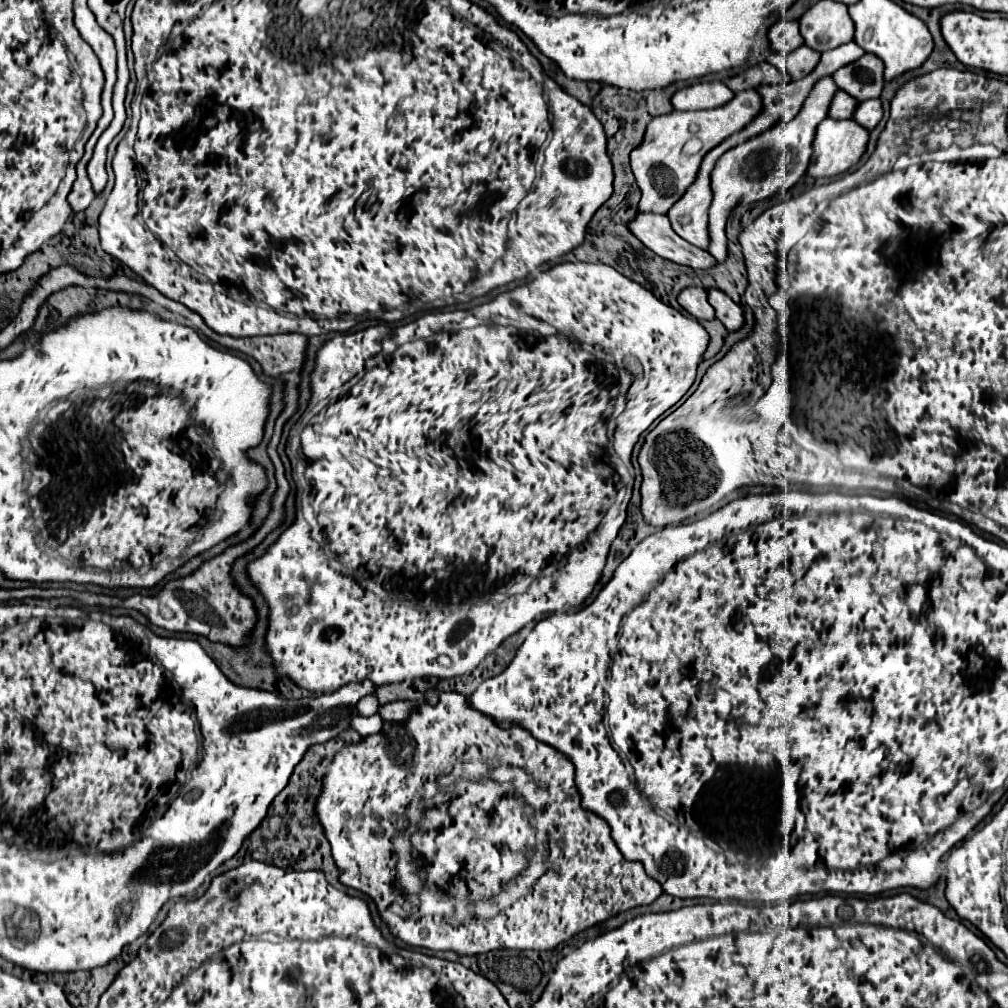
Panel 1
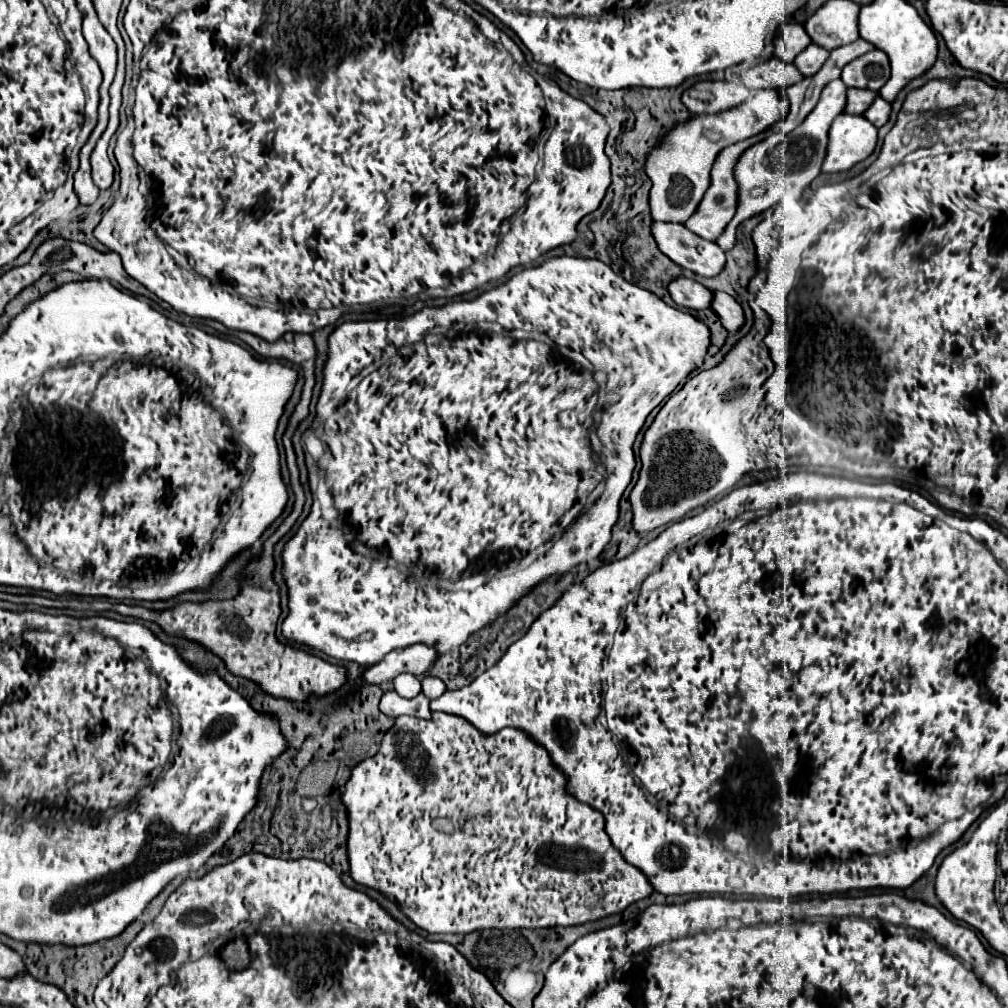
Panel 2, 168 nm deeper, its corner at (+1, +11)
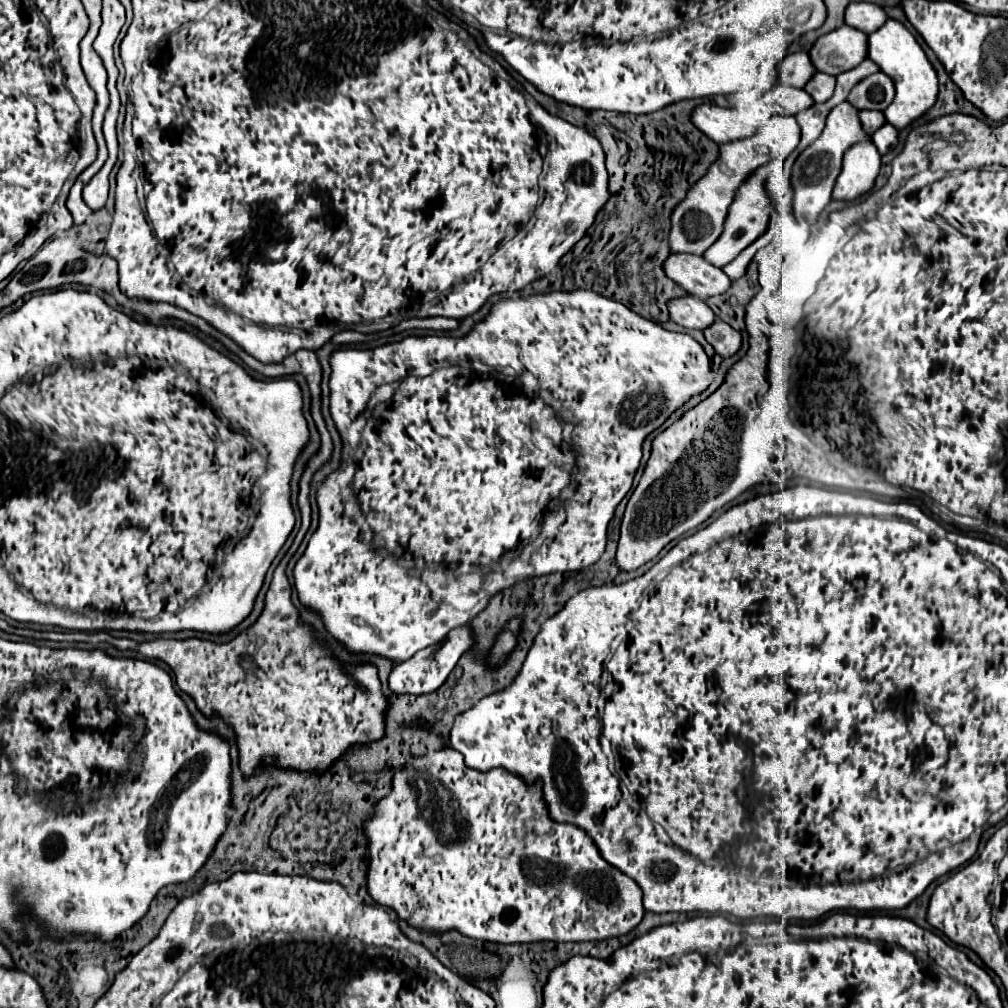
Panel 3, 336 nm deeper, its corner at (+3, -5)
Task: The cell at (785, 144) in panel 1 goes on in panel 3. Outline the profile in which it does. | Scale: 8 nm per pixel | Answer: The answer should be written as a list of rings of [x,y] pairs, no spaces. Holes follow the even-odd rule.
[[[849,102],[839,104],[837,108],[831,110],[829,118],[827,118],[827,126],[825,132],[819,136],[817,144],[809,146],[795,162],[793,166],[793,176],[791,176],[791,184],[795,188],[795,198],[793,198],[793,208],[795,210],[805,210],[805,220],[807,224],[815,224],[819,214],[823,212],[823,208],[829,204],[831,200],[831,190],[835,186],[835,180],[841,172],[841,162],[843,162],[843,154],[853,146],[859,144],[863,140],[871,140],[869,134],[865,134],[861,120],[859,120],[859,110],[853,108]]]

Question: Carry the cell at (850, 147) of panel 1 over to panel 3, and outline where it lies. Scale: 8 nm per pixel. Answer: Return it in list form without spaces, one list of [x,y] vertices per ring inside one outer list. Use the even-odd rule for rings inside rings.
[[[873,142],[855,144],[843,160],[843,170],[833,188],[833,200],[855,200],[867,194],[881,170],[881,154]]]

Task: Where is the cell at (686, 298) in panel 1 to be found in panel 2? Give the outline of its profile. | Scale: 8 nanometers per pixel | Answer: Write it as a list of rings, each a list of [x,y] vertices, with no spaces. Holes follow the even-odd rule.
[[[677,278],[669,284],[669,294],[677,306],[691,310],[705,310],[711,306],[713,292],[691,278]]]

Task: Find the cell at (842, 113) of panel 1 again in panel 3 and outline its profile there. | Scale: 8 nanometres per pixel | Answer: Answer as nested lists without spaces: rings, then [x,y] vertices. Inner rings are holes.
[[[861,110],[859,118],[861,118],[861,124],[867,134],[873,134],[877,128],[881,128],[887,122],[883,112],[877,112],[877,110]]]

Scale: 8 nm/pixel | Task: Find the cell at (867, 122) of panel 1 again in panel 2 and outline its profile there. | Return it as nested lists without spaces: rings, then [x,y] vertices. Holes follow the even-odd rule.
[[[877,96],[877,98],[871,102],[871,106],[865,110],[863,116],[865,116],[873,126],[881,128],[881,126],[887,122],[889,112],[891,112],[891,104],[889,104],[887,100],[883,100],[881,96]]]

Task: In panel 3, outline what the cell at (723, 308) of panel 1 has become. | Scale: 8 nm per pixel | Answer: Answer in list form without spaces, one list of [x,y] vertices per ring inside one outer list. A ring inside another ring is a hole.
[[[717,320],[715,324],[711,324],[703,334],[705,334],[705,340],[713,346],[715,354],[719,354],[721,358],[729,358],[737,354],[737,350],[741,348],[741,334],[733,330],[729,324],[725,324],[723,320]]]

